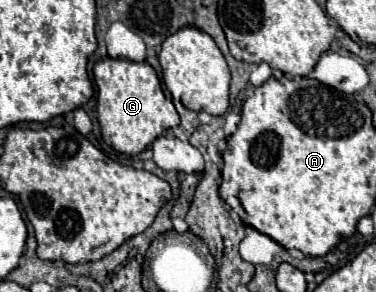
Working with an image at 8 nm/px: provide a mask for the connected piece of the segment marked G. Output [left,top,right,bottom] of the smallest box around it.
[93,59,179,155]

